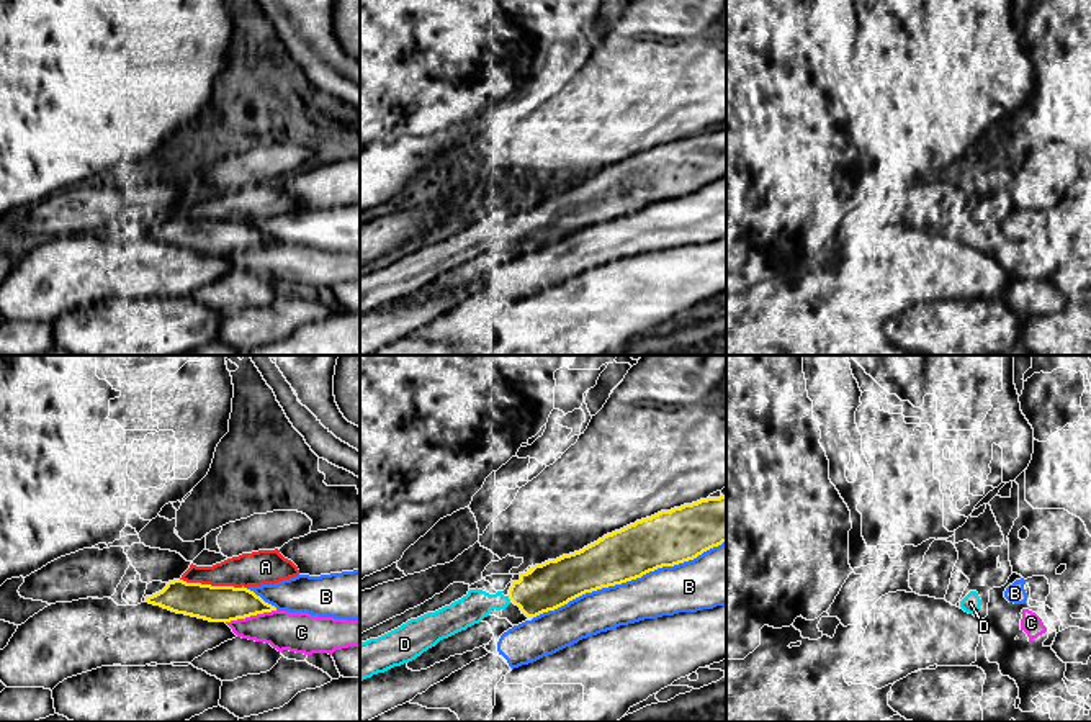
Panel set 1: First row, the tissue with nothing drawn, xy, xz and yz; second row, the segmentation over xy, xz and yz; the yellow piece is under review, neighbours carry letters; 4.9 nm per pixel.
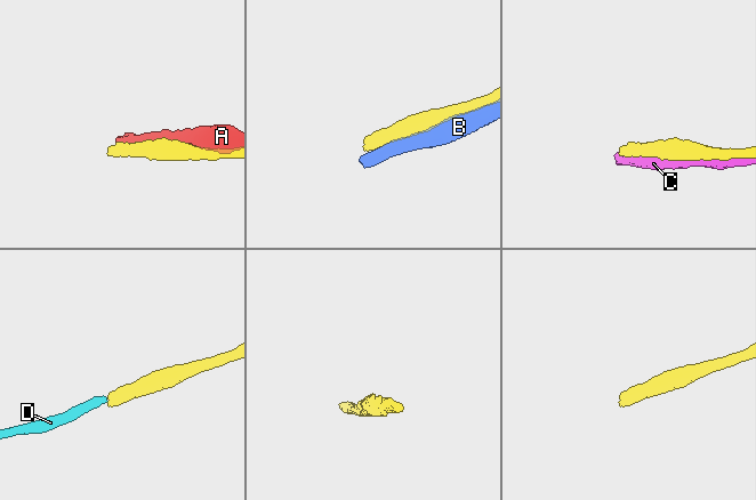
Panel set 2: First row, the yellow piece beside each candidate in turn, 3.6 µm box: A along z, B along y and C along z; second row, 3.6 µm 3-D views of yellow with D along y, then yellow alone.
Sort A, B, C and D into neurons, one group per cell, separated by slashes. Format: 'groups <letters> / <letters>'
groups A / B / C / D

